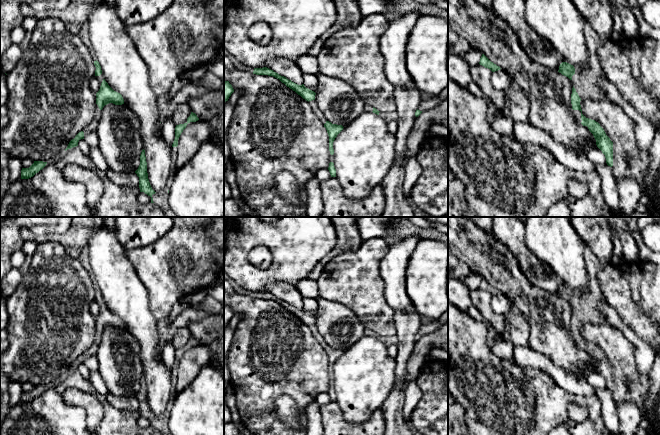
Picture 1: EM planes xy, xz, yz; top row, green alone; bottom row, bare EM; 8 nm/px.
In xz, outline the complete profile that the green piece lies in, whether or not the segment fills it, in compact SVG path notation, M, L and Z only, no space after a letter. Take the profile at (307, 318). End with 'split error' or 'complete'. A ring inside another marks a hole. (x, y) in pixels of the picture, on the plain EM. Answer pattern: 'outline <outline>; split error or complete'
outline M267 291L254 292L253 298L268 299L268 300L275 301L275 302L279 303L282 307L284 307L287 311L289 311L290 313L295 315L303 323L305 323L306 325L309 326L309 329L313 333L314 338L322 346L322 348L324 349L324 351L327 354L327 357L329 360L329 375L330 375L330 378L333 379L334 378L333 366L334 366L335 362L337 361L337 359L343 354L344 351L342 349L332 348L331 346L326 344L324 337L319 333L317 326L315 324L316 317L314 315L306 312L304 310L304 308L298 309Z; split error

